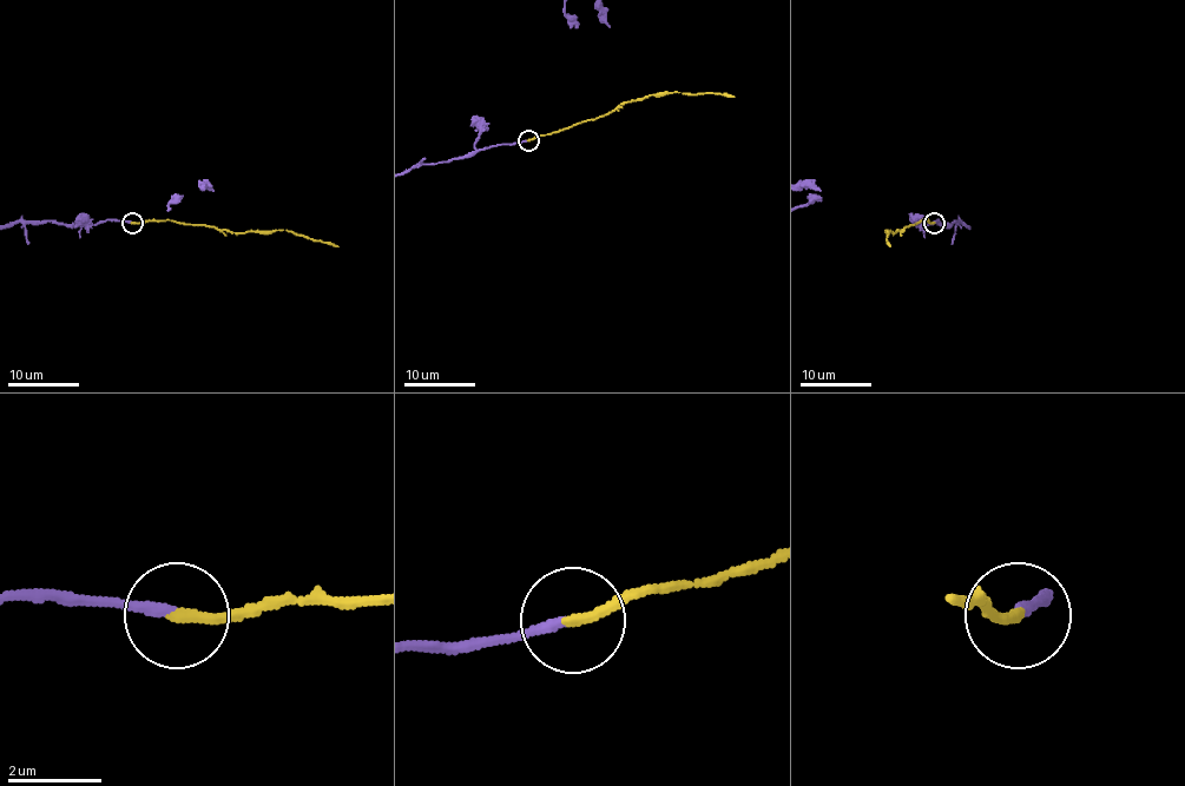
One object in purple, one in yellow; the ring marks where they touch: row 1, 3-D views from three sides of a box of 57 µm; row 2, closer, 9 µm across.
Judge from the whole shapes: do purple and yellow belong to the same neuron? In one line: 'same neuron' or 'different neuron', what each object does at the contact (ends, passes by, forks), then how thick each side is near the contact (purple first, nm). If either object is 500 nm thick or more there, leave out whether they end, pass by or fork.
same neuron; purple ends; yellow ends; calibres 200 and 240 nm

